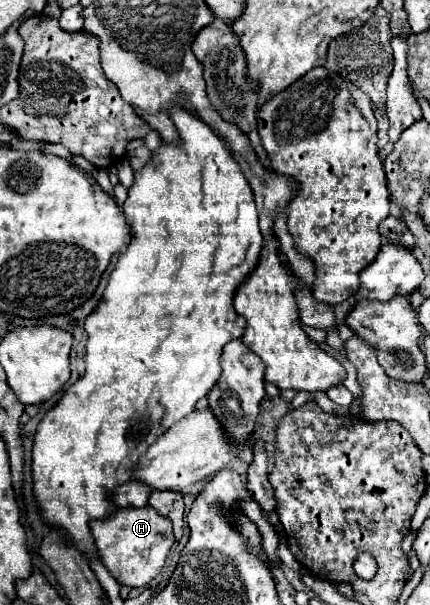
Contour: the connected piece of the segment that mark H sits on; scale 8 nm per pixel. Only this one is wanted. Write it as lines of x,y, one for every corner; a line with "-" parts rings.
152,506
144,508
120,508
108,520
92,520
90,530
102,558
102,564
116,578
118,584
130,588
146,586
164,566
164,560
174,544
172,522
160,516

